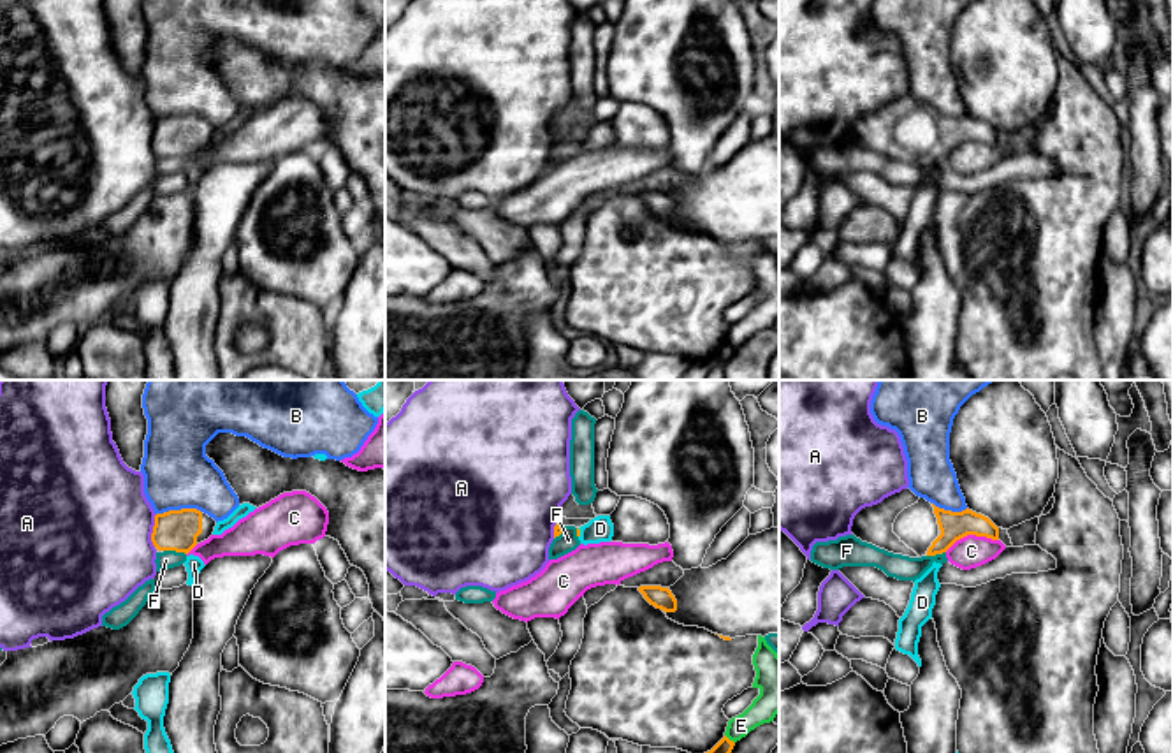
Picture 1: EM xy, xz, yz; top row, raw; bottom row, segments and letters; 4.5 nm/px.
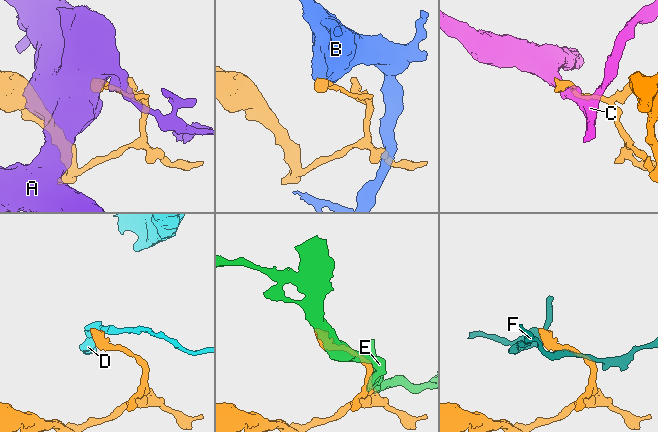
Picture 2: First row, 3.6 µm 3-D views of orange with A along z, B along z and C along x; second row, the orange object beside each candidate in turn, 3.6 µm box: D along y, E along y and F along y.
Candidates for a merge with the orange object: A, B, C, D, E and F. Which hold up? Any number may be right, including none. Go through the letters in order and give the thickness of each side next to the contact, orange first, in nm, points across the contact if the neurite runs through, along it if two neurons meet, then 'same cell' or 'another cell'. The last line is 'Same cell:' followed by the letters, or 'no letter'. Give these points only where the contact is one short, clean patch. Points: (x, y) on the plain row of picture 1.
A: 190/480 nm | along xy (157, 120), (152, 139), (153, 152) | another cell
B: 190/320 nm | along xy (201, 116), (169, 115), (157, 120) | another cell
C: 130/150 nm | along yz (998, 145), (964, 141), (945, 157) | another cell
D: 20/120 nm | along xz (577, 134), (579, 143) | another cell
E: 100/120 nm | another cell
F: 190/90 nm | along xy (164, 155), (185, 160) | another cell
Same cell: no letter

